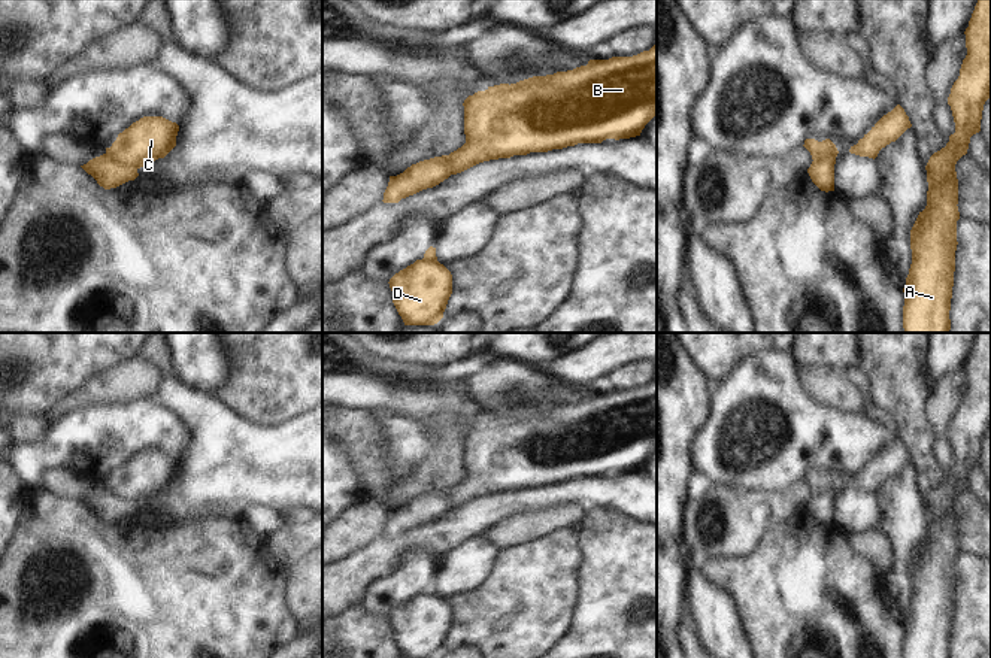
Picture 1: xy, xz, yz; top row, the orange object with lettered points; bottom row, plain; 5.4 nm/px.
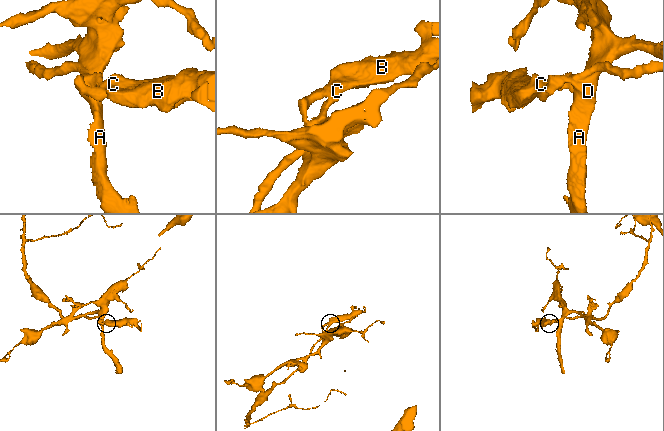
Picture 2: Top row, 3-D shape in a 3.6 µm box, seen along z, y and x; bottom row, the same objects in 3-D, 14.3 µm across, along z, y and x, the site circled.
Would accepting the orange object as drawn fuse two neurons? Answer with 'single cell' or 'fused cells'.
fused cells

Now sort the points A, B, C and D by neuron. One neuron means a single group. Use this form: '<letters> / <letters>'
A D / B C

